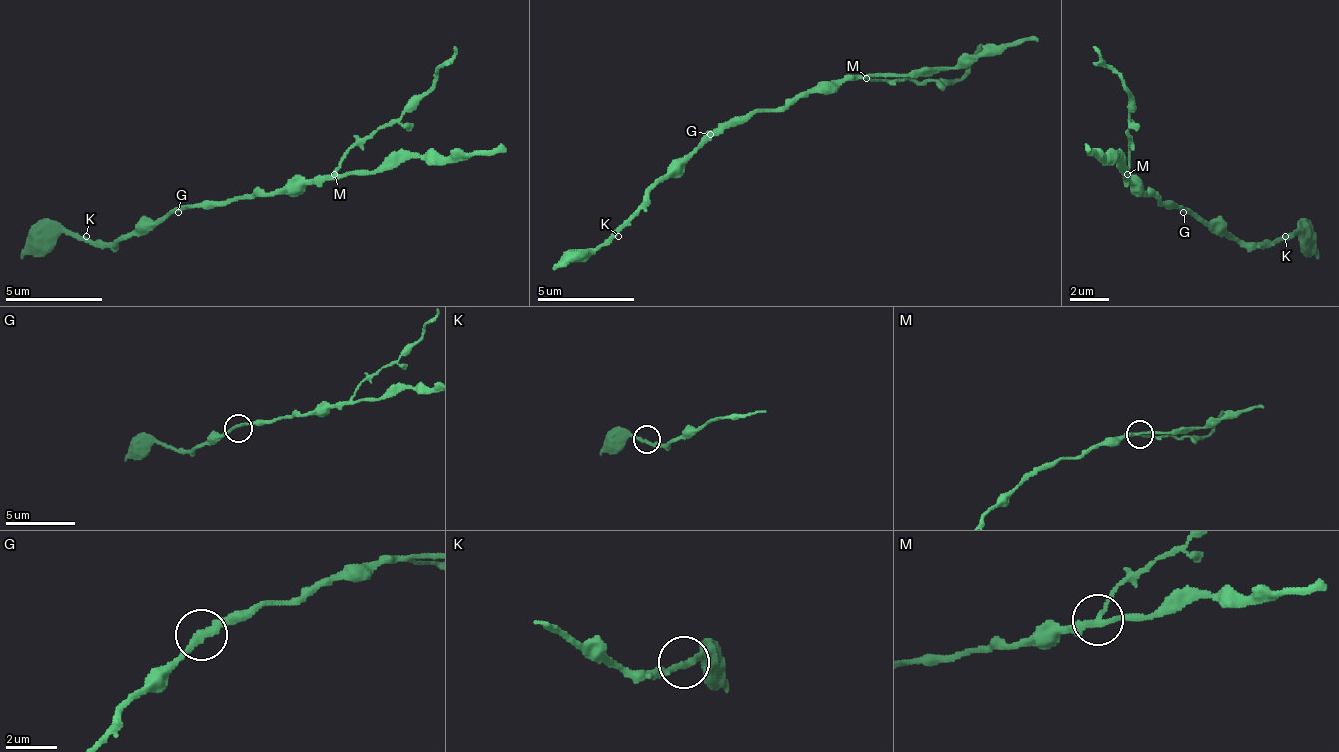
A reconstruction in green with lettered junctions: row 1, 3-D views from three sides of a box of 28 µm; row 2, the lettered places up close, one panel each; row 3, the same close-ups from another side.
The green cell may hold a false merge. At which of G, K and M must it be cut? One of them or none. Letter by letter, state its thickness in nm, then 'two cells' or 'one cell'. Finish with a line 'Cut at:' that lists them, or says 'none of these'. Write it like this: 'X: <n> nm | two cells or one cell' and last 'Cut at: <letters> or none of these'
G: 240 nm | one cell
K: 240 nm | one cell
M: 220 nm | two cells
Cut at: M

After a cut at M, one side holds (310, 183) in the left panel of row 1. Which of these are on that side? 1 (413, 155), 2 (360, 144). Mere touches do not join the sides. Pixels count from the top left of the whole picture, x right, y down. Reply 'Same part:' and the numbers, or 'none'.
Same part: 1

